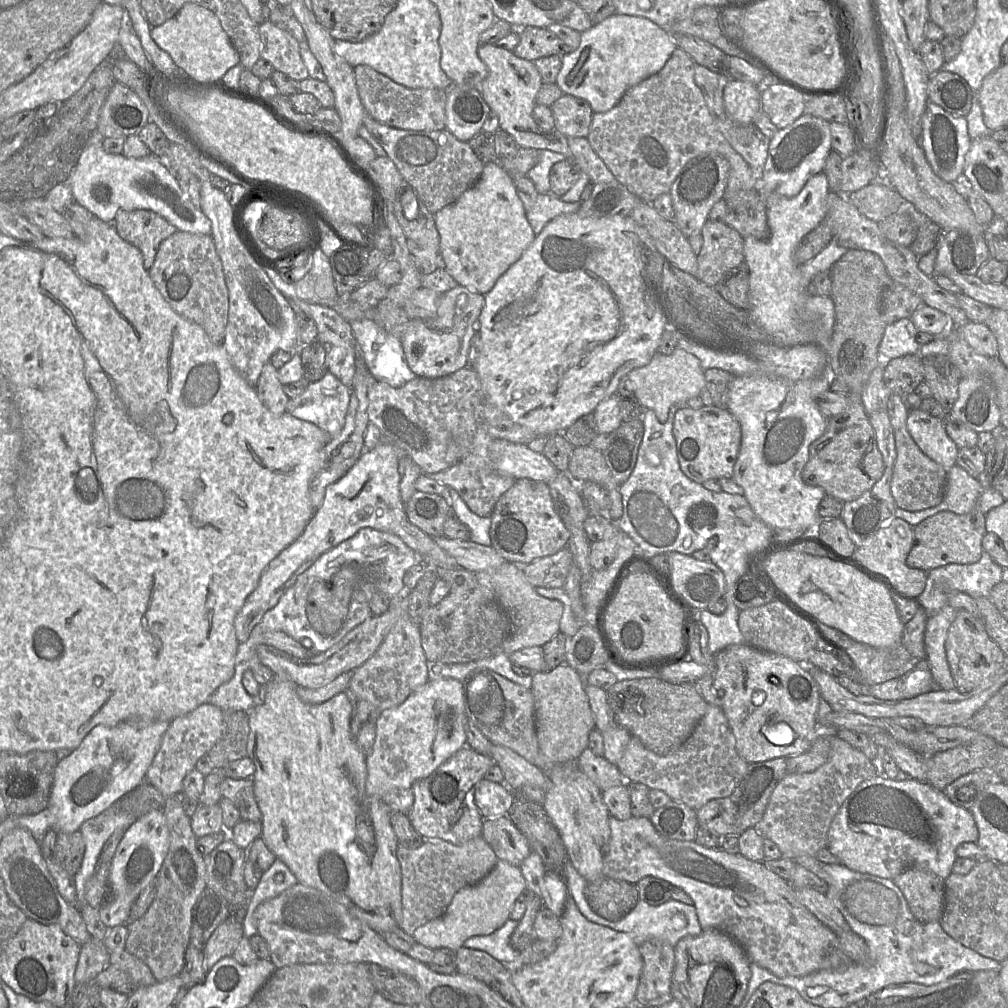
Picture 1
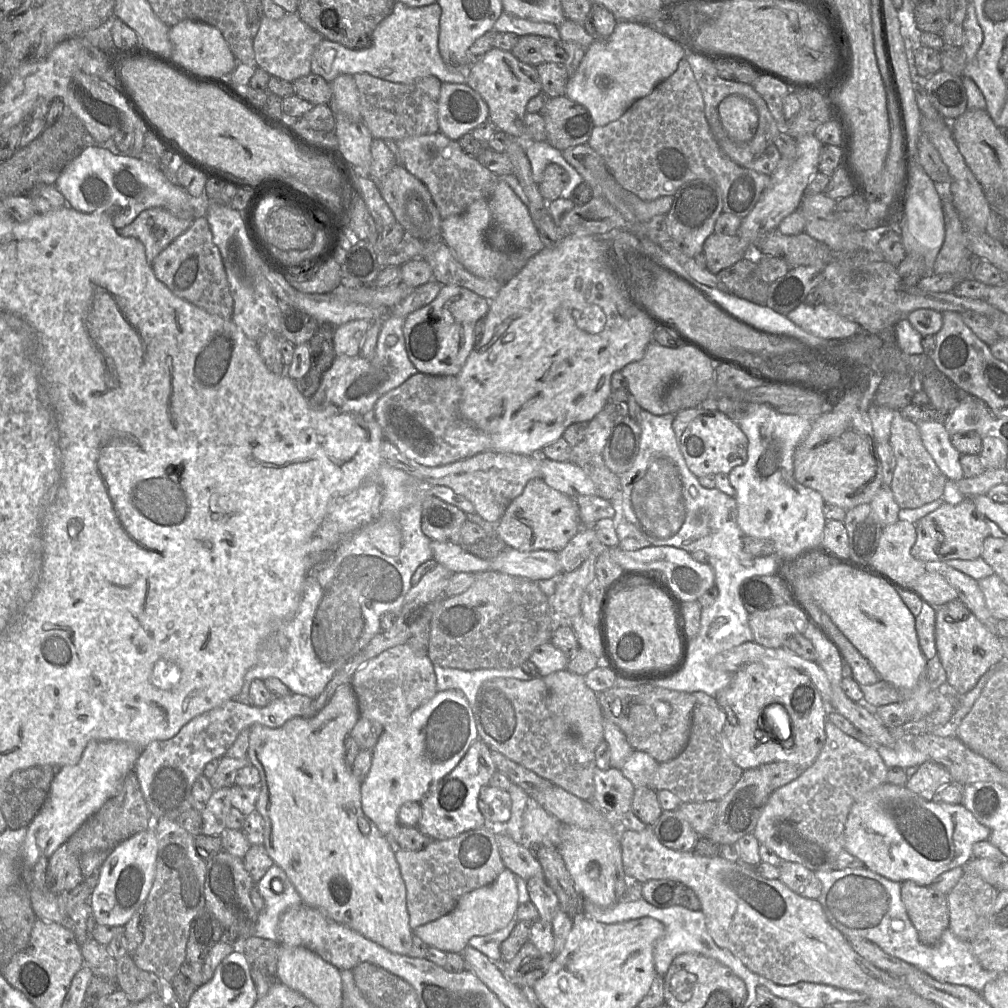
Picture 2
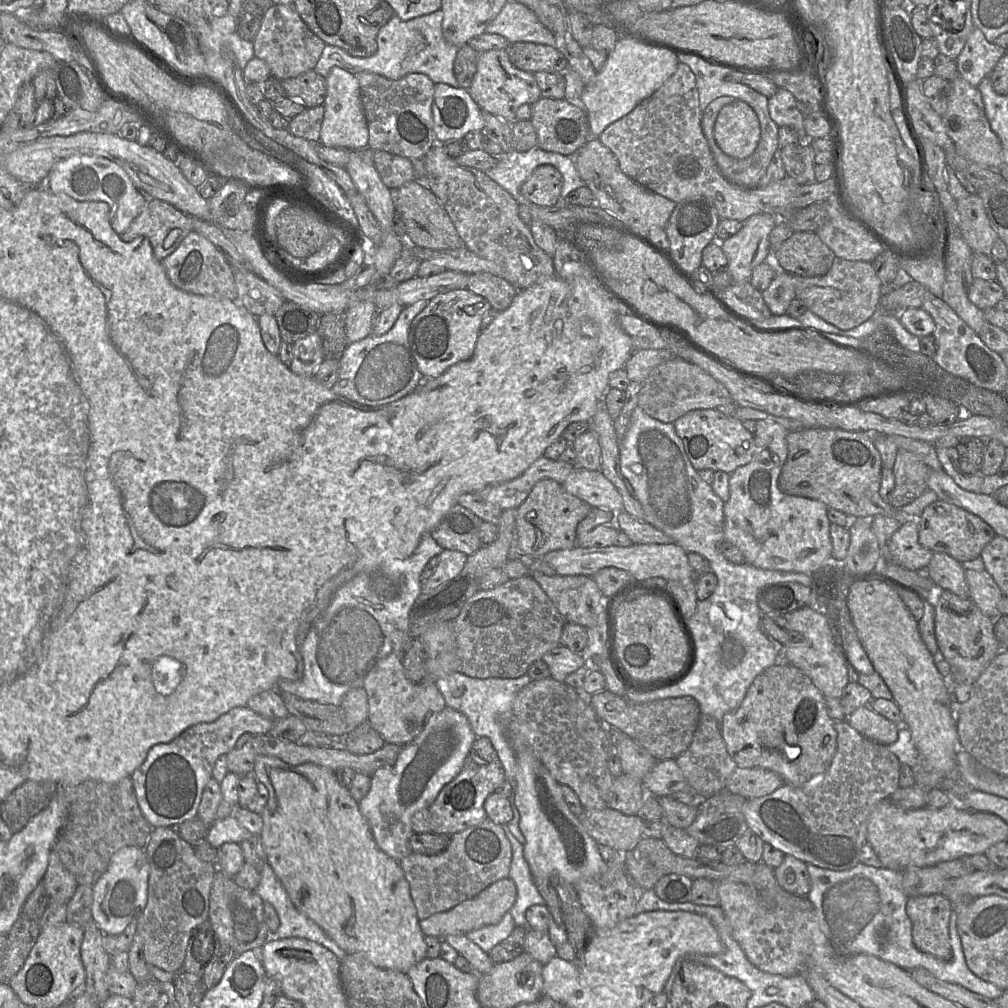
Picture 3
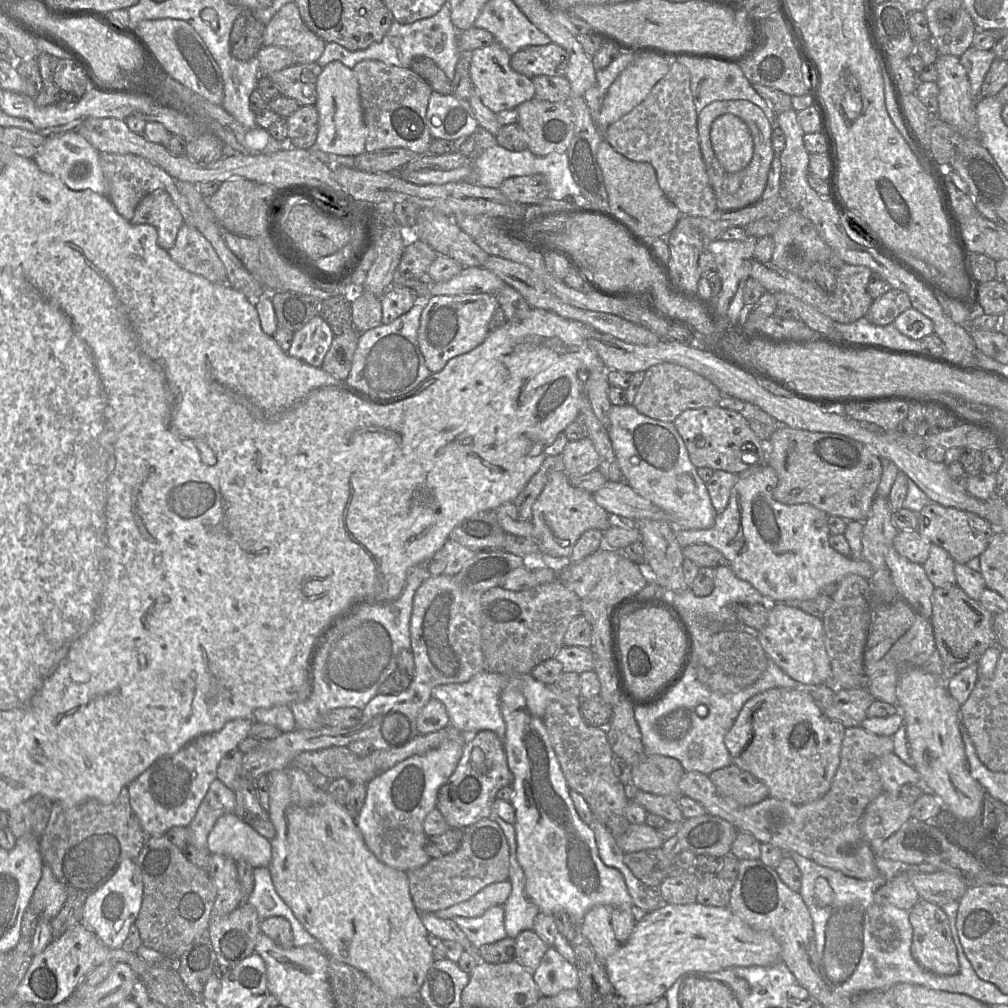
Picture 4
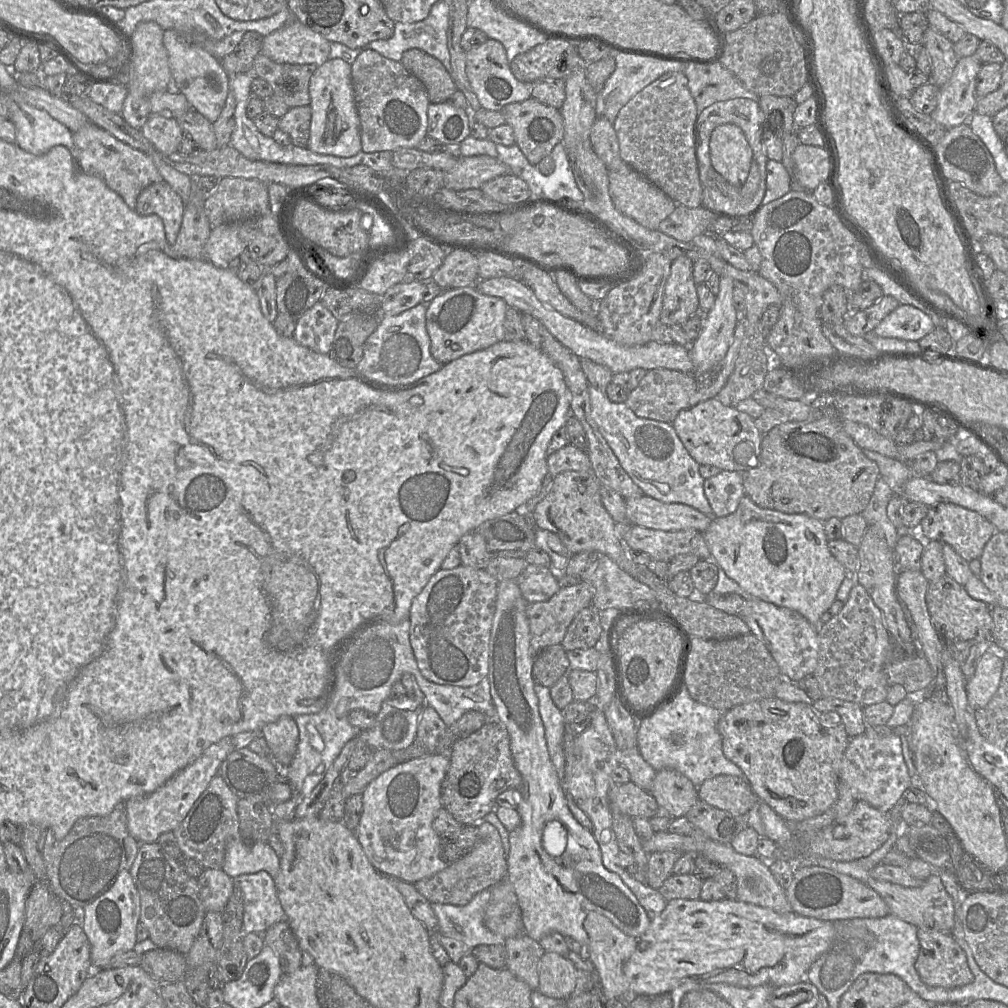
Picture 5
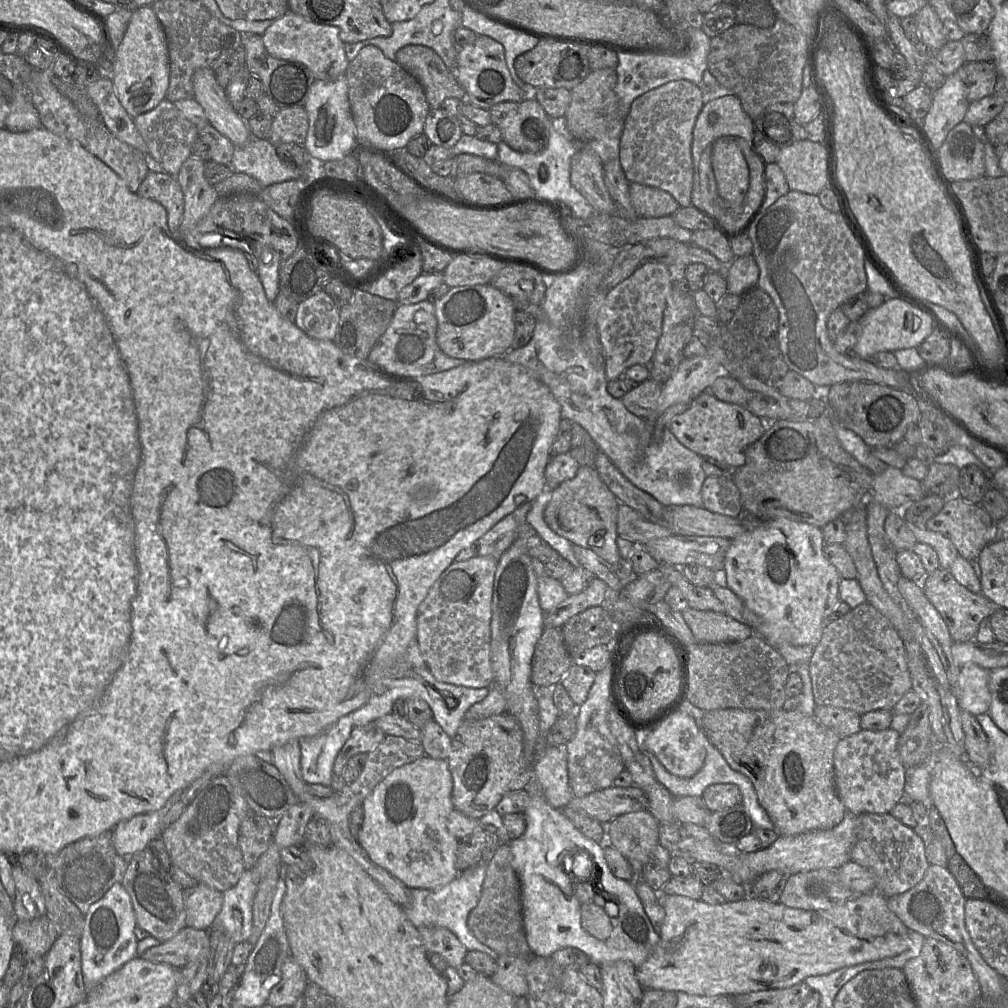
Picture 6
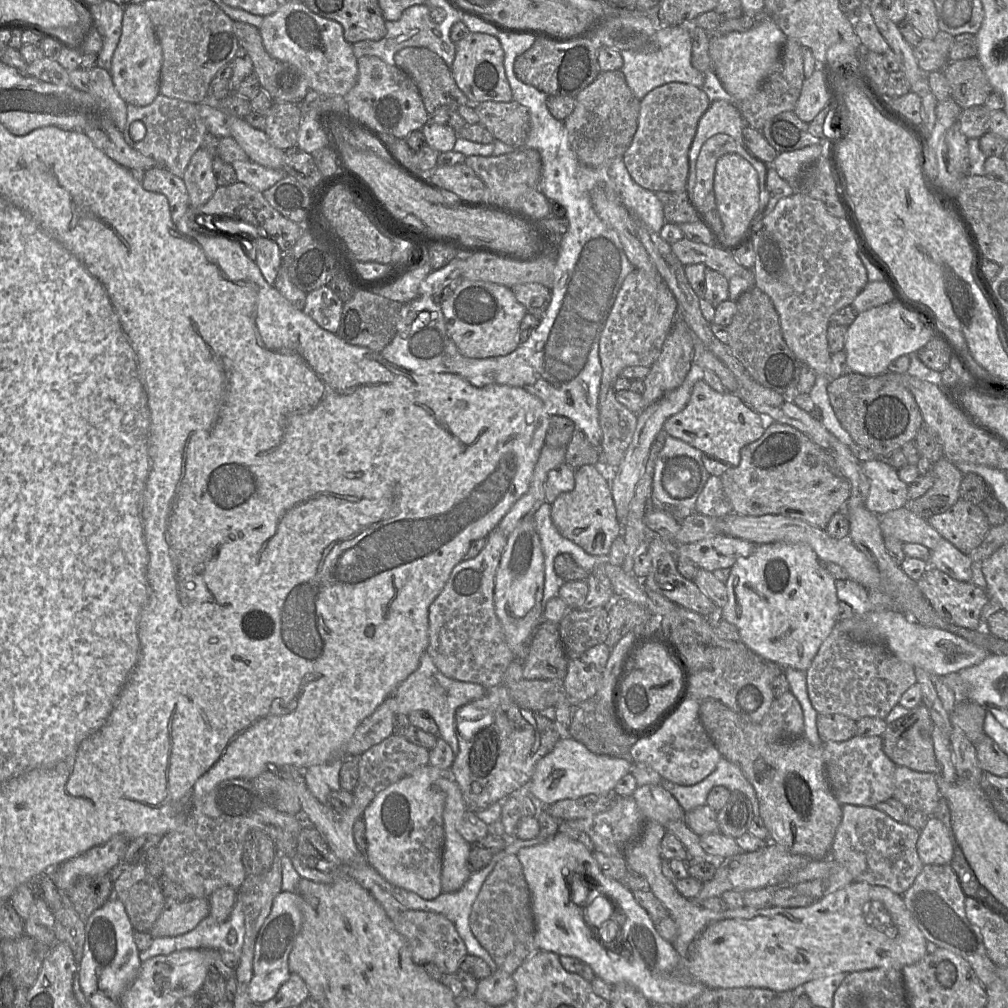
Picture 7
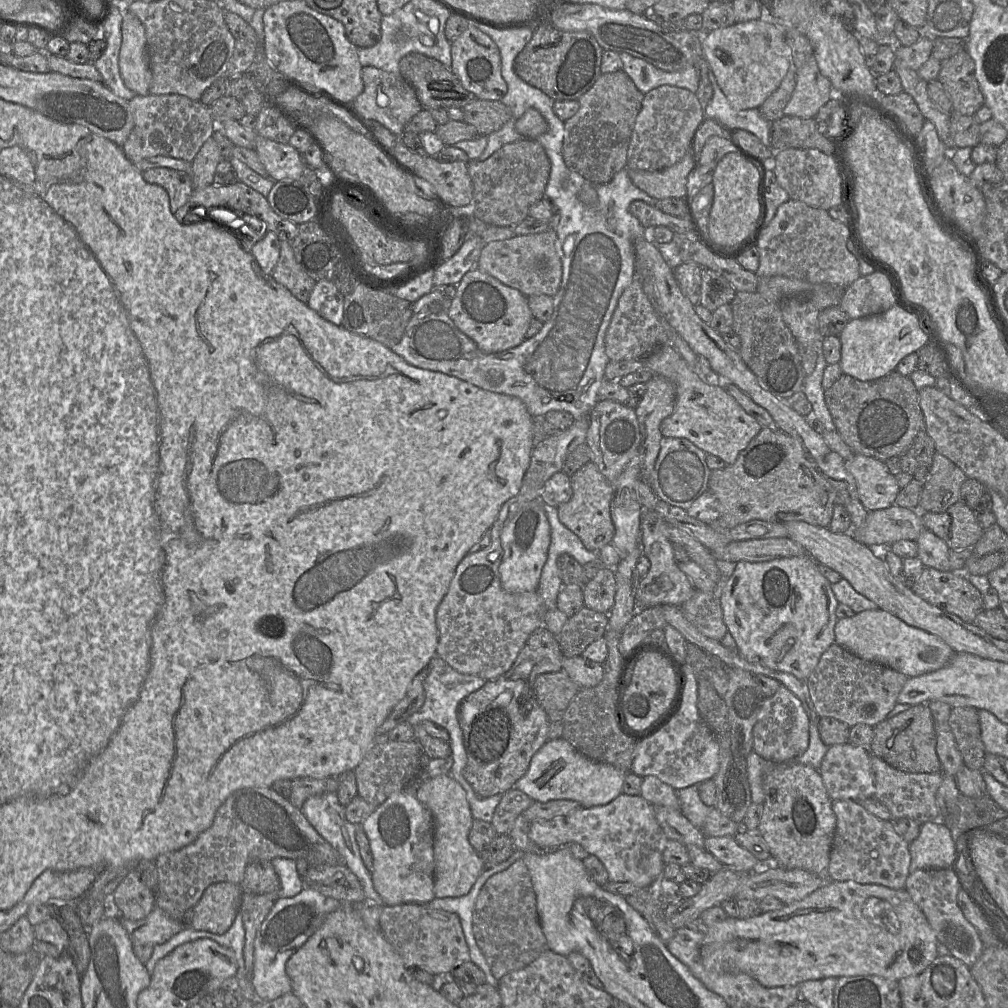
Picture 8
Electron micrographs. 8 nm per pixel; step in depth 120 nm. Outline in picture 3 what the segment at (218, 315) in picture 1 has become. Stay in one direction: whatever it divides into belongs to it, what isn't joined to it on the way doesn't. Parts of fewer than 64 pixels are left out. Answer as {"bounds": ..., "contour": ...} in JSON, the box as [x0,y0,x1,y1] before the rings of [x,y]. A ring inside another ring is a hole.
{"bounds":[161,230,237,301],"contour":[[[195,230],[189,232],[177,249],[161,261],[168,279],[185,292],[236,301],[237,292],[233,267],[225,255]]]}

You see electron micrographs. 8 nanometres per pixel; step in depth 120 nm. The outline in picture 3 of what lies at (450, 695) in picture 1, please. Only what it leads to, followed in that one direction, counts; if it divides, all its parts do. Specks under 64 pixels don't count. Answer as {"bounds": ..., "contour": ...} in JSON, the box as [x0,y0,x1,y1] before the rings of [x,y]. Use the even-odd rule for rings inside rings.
{"bounds":[359,706,476,862],"contour":[[[447,706],[429,719],[424,729],[412,742],[403,746],[393,765],[381,767],[371,775],[369,792],[360,801],[359,808],[369,822],[373,837],[383,852],[398,862],[413,853],[409,845],[409,839],[415,833],[411,823],[413,815],[420,809],[428,808],[442,788],[460,773],[476,738],[467,717]]]}

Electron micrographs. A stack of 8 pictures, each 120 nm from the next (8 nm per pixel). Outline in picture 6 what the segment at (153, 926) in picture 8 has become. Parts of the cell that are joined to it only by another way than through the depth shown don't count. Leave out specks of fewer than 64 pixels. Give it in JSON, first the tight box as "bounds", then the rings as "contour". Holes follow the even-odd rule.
{"bounds":[183,883,223,930],"contour":[[[203,883],[183,891],[186,927],[209,930],[222,909],[223,893]]]}

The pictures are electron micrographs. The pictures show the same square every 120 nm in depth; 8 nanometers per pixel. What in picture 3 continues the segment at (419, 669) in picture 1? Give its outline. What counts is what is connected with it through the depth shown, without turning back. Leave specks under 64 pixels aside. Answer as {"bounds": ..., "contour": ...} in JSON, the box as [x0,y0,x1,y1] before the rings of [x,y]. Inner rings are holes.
{"bounds":[363,652,447,744],"contour":[[[393,652],[376,663],[366,676],[363,688],[368,696],[367,722],[389,744],[409,744],[434,714],[447,707],[436,683],[425,680],[425,677],[419,683],[411,682],[406,677],[402,660]]]}

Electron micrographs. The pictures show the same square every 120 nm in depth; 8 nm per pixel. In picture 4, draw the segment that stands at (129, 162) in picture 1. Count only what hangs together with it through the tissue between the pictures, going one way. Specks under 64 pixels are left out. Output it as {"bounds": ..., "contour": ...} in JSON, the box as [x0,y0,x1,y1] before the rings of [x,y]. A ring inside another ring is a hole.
{"bounds":[33,131,106,195],"contour":[[[68,131],[47,136],[33,158],[39,169],[59,178],[70,190],[91,190],[106,195],[106,182],[99,160],[100,152],[77,131]]]}

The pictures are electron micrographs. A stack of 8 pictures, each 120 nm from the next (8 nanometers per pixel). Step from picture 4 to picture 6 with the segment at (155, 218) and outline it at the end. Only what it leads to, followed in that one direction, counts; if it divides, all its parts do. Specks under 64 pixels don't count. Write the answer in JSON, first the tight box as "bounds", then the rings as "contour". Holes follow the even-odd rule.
{"bounds":[136,171,184,234],"contour":[[[149,171],[136,194],[161,204],[167,213],[169,230],[173,234],[179,233],[184,214],[184,196],[176,177]]]}

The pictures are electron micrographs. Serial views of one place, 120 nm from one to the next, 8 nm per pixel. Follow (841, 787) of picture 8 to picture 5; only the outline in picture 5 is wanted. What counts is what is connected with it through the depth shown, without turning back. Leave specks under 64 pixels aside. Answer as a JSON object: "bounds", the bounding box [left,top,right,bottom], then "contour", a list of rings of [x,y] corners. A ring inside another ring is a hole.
{"bounds":[840,730,912,814],"contour":[[[868,730],[851,738],[840,764],[840,781],[847,784],[857,801],[865,801],[889,814],[912,783],[900,736],[880,736]]]}

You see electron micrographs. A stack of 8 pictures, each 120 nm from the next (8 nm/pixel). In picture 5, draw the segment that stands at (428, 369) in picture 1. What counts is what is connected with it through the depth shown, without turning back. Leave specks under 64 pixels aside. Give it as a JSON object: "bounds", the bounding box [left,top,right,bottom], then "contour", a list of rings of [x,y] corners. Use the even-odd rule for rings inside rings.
{"bounds":[426,285,508,365],"contour":[[[475,285],[444,290],[428,304],[426,311],[431,355],[444,365],[504,340],[503,323],[507,308],[508,305],[502,298],[485,295]]]}

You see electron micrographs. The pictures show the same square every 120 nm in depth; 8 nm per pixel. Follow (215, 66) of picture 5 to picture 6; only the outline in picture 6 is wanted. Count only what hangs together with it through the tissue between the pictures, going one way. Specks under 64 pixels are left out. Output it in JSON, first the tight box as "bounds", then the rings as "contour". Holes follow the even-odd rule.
{"bounds":[192,68,251,146],"contour":[[[199,68],[192,76],[193,98],[202,106],[209,123],[235,146],[244,145],[251,132],[228,100],[211,68]]]}

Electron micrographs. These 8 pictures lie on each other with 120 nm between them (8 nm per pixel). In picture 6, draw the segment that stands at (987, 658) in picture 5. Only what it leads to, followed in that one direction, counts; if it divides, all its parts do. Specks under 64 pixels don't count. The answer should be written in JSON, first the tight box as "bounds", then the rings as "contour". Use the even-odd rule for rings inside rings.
{"bounds":[957,664,991,716],"contour":[[[976,664],[961,667],[957,702],[960,709],[977,716],[988,713],[991,705],[989,675],[987,670]]]}

